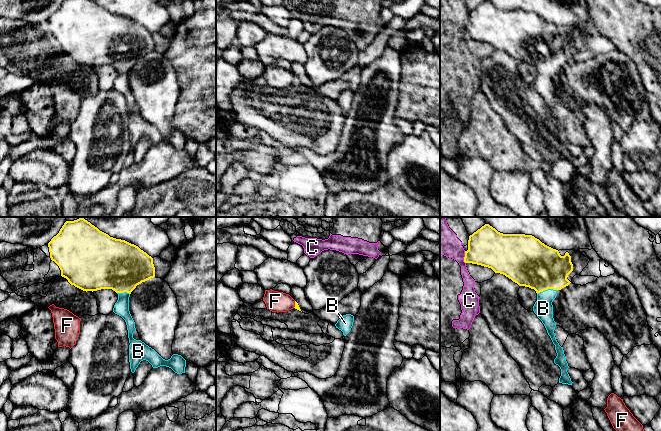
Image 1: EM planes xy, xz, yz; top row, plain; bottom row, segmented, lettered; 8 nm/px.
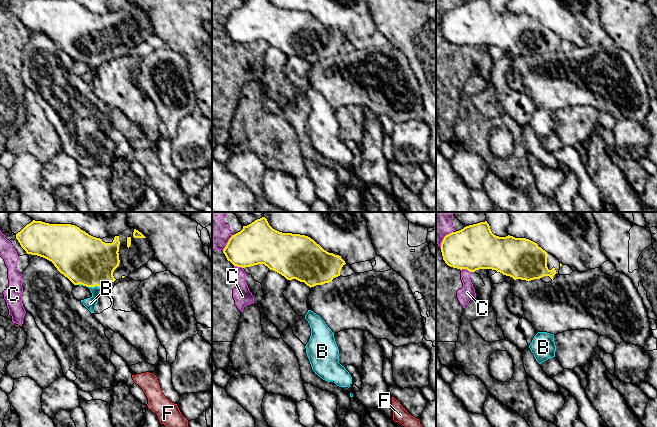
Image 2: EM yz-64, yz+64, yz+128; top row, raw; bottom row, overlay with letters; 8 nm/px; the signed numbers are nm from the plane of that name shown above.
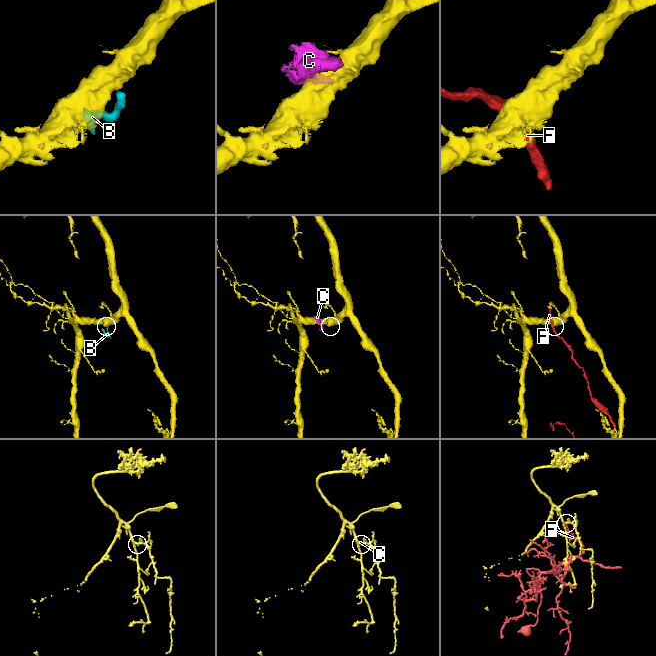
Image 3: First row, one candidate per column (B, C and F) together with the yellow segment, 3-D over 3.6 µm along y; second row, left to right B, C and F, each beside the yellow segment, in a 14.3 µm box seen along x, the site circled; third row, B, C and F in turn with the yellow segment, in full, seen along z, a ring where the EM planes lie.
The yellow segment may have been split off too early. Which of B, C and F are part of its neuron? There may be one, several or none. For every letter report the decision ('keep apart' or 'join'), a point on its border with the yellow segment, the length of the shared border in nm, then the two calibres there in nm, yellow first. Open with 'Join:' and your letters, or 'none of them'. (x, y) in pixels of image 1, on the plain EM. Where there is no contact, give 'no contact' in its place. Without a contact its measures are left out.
Join: B
B: join; meets yellow in yz at (546, 65); contact 170 nm long; 380 nm thick on the yellow side, 160 nm on the other
C: keep apart; meets yellow in yz at (464, 33); contact 100 nm long; 300 nm thick on the yellow side, 240 nm on the other
F: keep apart; meets yellow in xz at (295, 80); contact 60 nm long; 40 nm thick on the yellow side, 170 nm on the other

